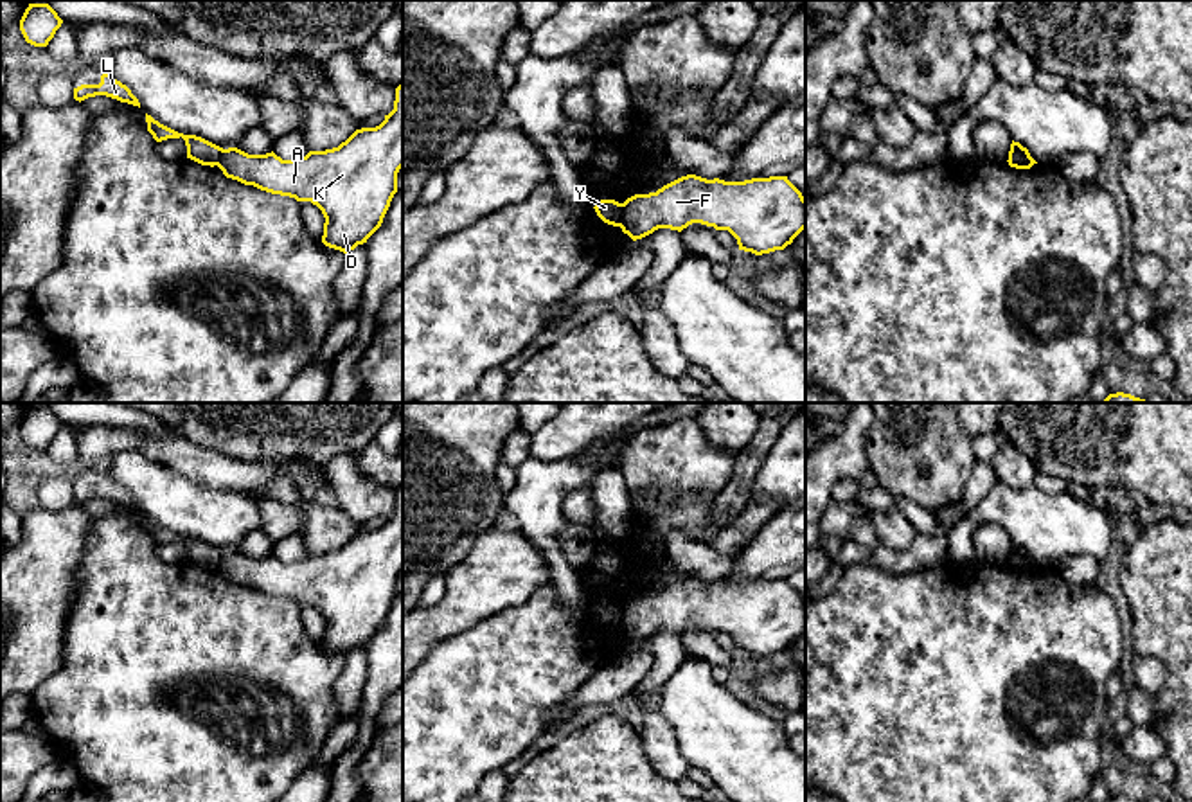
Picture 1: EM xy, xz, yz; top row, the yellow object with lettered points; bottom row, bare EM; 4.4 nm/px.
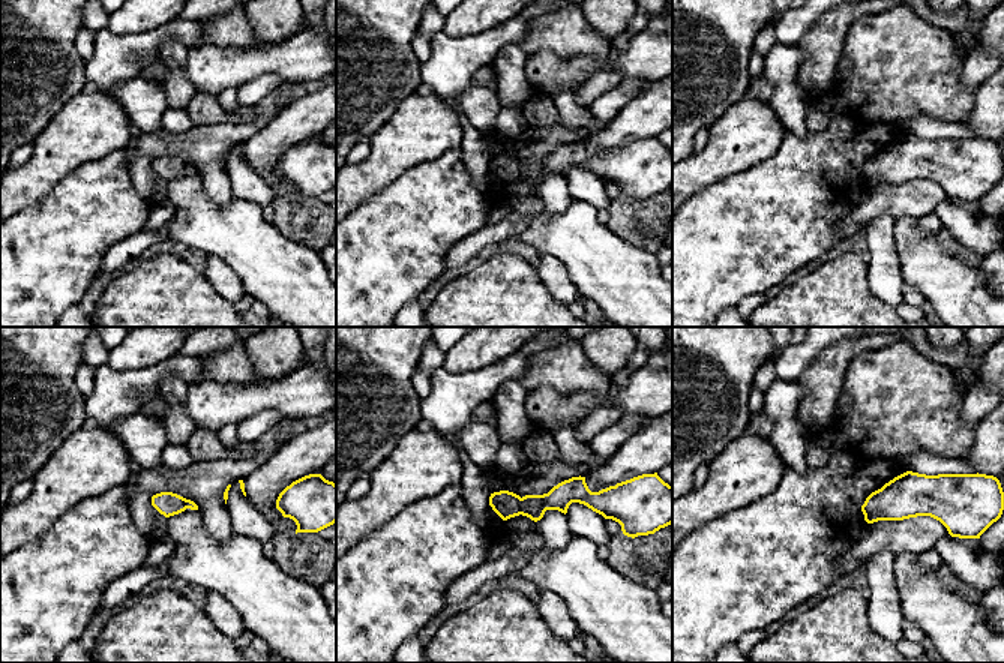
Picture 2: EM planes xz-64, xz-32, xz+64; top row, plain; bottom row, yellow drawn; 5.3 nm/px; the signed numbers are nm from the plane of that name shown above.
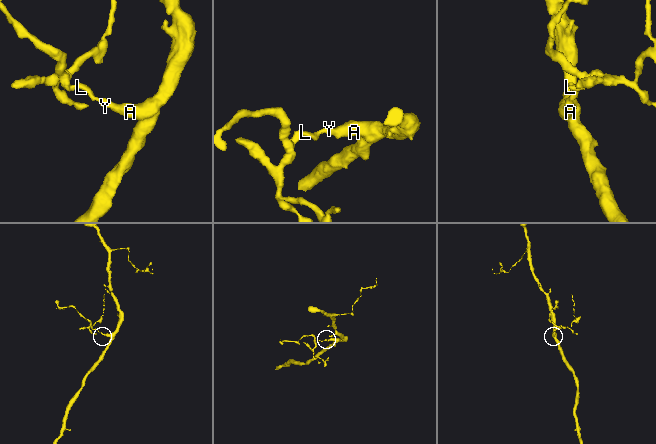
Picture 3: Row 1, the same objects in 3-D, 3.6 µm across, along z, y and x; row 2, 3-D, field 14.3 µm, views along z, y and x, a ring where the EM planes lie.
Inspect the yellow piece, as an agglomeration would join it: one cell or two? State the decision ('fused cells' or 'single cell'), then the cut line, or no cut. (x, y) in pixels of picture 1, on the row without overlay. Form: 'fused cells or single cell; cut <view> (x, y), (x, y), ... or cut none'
fused cells; cut xz (622, 606), (619, 628)

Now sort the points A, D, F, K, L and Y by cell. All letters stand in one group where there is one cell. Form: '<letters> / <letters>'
A D F K / L Y

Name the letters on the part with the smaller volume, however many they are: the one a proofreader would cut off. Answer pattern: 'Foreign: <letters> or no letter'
Foreign: L, Y

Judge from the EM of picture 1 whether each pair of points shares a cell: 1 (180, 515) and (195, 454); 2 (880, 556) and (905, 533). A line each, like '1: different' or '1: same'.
1: different
2: different

